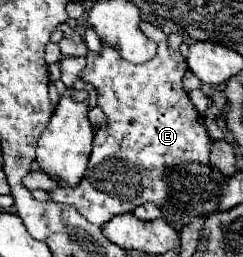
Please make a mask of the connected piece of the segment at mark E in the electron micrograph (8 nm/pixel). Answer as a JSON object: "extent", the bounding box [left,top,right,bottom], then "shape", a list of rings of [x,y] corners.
{"extent":[48,21,211,227],"shape":[[[141,21],[141,29],[149,39],[157,43],[157,55],[143,65],[133,65],[129,61],[123,61],[121,55],[111,47],[103,47],[101,53],[93,53],[93,51],[87,53],[87,67],[81,71],[79,77],[95,85],[99,93],[99,107],[105,111],[107,123],[99,127],[95,133],[93,151],[87,163],[87,175],[83,177],[83,183],[79,183],[79,187],[57,187],[48,191],[49,200],[73,205],[89,223],[99,227],[107,223],[111,217],[133,211],[137,205],[143,205],[147,201],[167,211],[171,189],[165,183],[165,171],[177,163],[189,163],[189,161],[209,163],[211,139],[203,125],[203,117],[195,111],[193,103],[189,101],[181,85],[181,79],[187,71],[185,59],[181,57],[179,51],[171,51],[167,47],[167,35],[159,27]]]}

